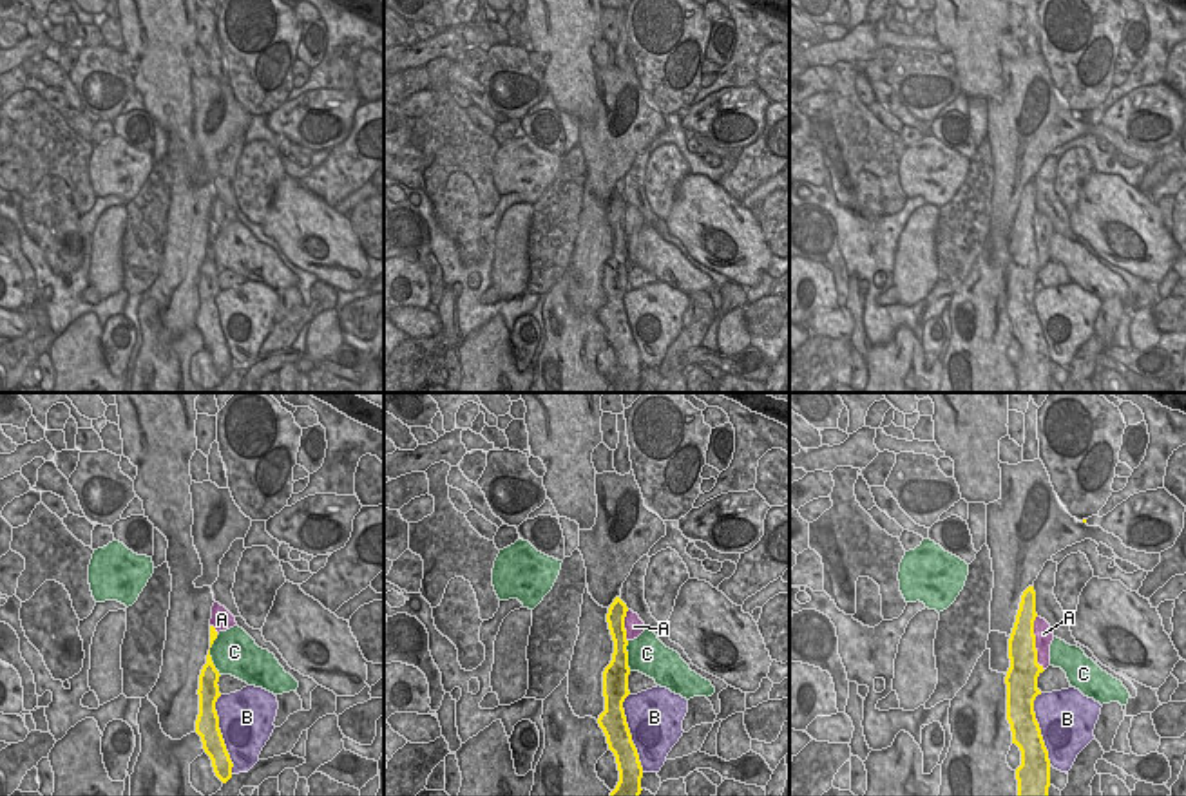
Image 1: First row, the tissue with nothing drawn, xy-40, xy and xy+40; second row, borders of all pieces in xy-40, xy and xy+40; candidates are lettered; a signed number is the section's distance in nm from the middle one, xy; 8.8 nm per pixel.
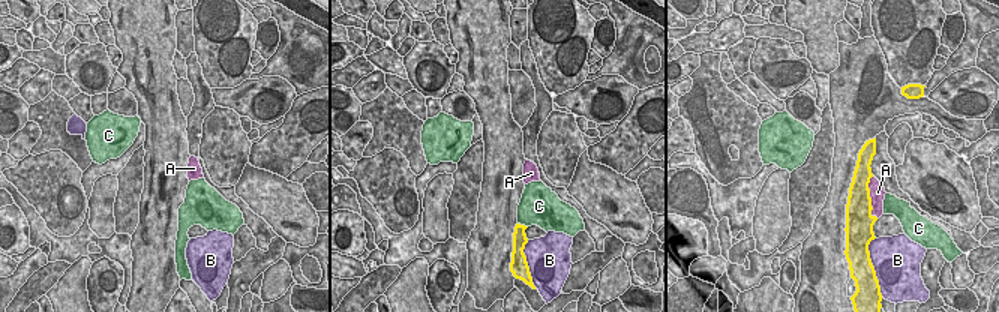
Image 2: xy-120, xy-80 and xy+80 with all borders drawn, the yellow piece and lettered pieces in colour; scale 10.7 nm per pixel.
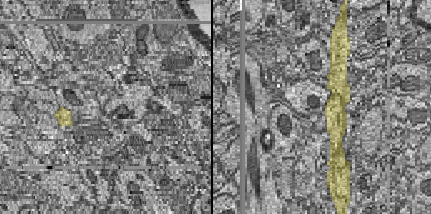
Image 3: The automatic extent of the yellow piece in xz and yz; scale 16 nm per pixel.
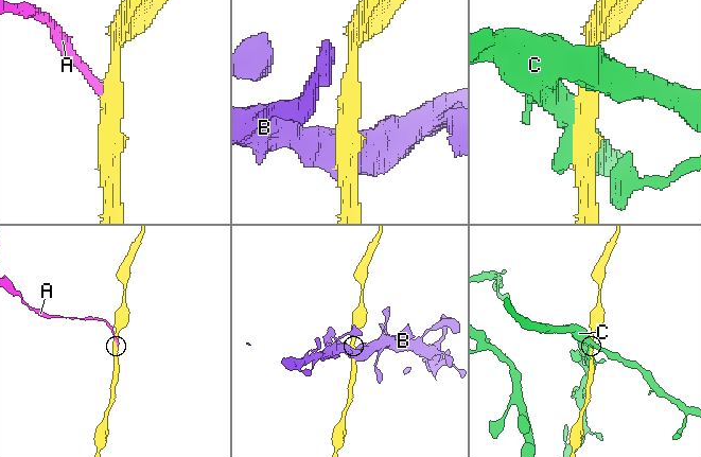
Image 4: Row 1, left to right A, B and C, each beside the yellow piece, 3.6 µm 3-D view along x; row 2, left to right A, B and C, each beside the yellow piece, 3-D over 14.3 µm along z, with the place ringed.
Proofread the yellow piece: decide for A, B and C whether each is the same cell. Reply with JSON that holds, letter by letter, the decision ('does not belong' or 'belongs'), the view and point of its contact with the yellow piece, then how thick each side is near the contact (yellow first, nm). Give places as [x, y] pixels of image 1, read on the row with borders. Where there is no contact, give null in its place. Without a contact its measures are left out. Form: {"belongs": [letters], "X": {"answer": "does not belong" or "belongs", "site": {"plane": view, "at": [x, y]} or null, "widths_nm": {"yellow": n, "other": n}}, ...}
{"belongs": [], "A": {"answer": "does not belong", "site": {"plane": "xy+40", "at": [1034, 643]}, "widths_nm": {"yellow": 260, "other": 160}}, "B": {"answer": "does not belong", "site": {"plane": "xy-40", "at": [221, 735]}, "widths_nm": {"yellow": 220, "other": 480}}, "C": {"answer": "does not belong", "site": {"plane": "xy-40", "at": [209, 655]}, "widths_nm": {"yellow": 170, "other": 400}}}

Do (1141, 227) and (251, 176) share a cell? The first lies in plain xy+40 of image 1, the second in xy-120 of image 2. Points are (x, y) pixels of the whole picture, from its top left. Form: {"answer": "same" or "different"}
{"answer": "same"}

